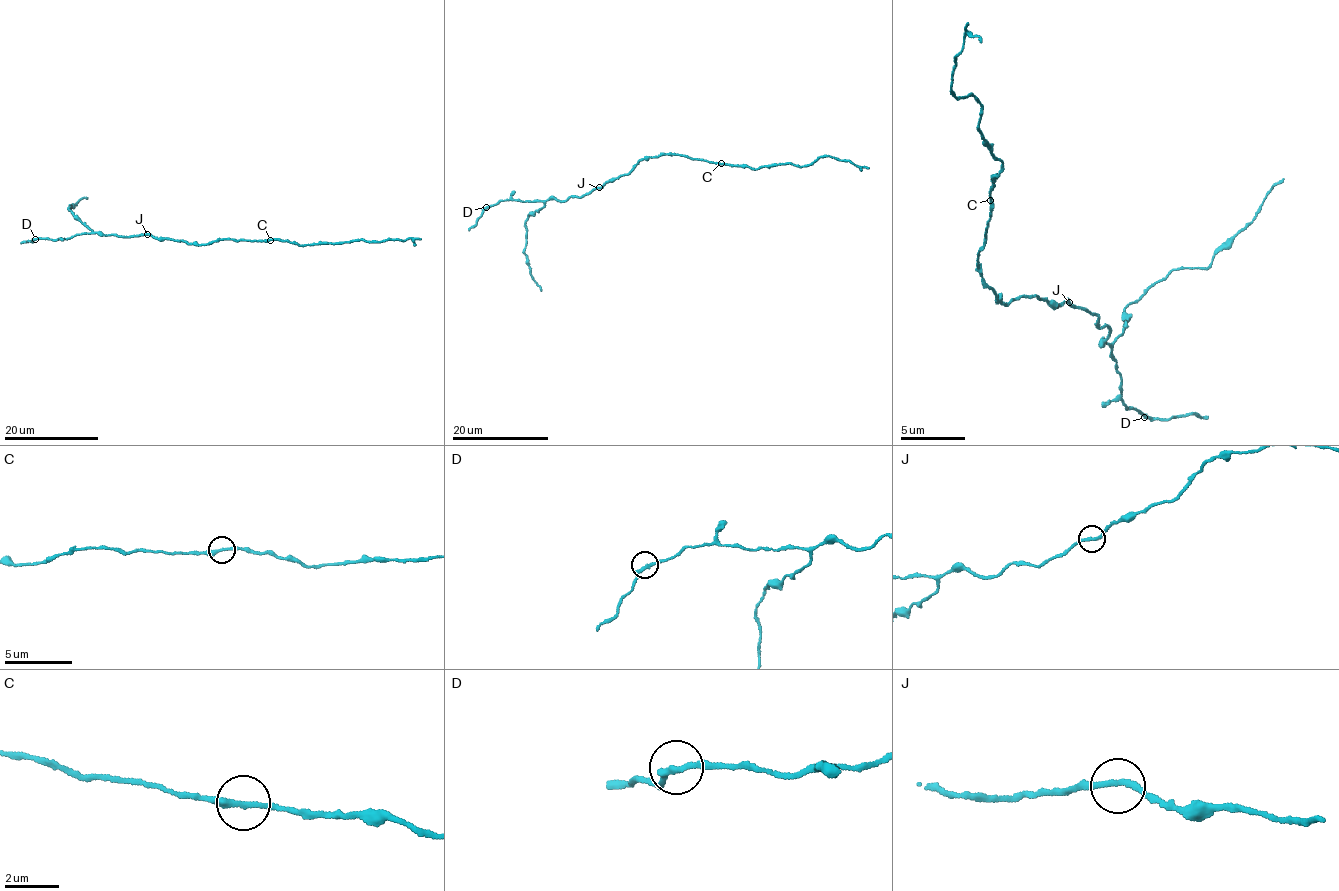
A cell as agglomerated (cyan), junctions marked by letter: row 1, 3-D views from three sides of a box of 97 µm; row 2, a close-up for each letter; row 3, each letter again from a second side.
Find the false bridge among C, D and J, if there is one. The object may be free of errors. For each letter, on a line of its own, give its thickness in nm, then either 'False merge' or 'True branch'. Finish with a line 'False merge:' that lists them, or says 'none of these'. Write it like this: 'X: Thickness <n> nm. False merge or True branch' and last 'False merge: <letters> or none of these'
C: Thickness 240 nm. True branch
D: Thickness 240 nm. True branch
J: Thickness 220 nm. True branch
False merge: none of these

